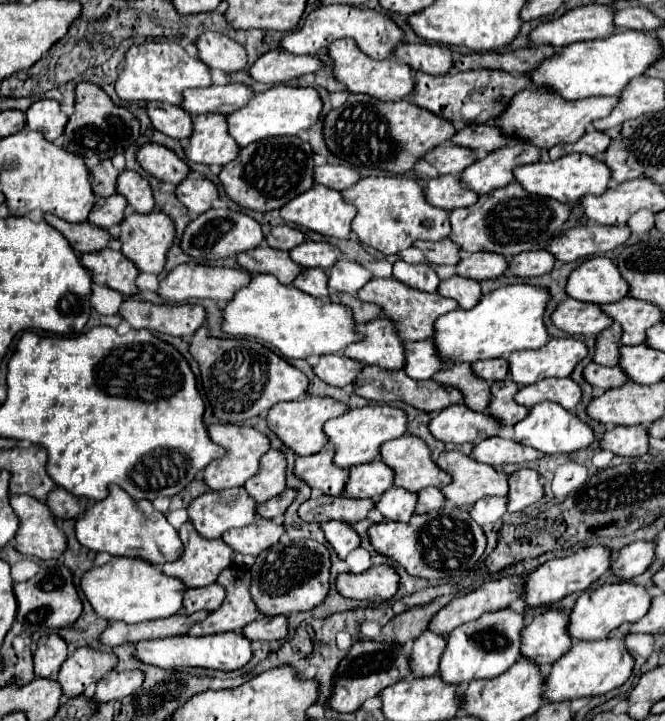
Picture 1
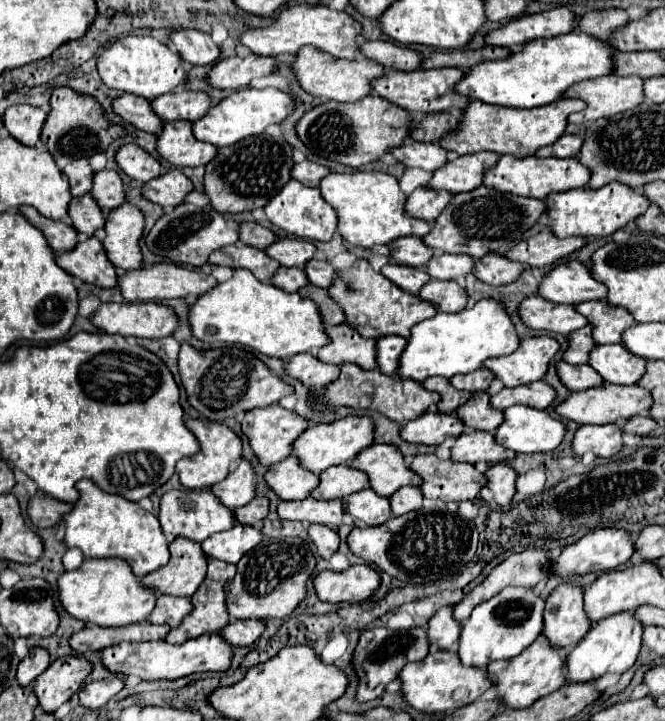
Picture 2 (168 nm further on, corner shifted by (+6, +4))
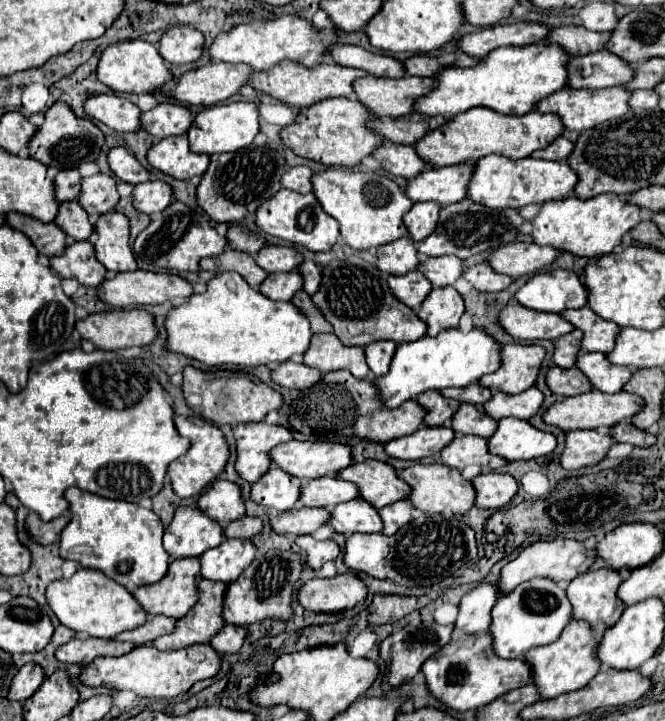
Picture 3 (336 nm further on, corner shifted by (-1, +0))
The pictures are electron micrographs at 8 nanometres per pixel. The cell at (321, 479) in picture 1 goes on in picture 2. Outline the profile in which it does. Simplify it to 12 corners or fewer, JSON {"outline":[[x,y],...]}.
{"outline":[[293,457],[269,467],[265,483],[281,501],[299,501],[315,489],[317,475]]}

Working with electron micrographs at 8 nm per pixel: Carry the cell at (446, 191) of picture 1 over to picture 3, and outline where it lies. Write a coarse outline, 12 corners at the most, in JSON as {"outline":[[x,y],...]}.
{"outline":[[414,203],[404,225],[416,243],[438,227],[434,203]]}

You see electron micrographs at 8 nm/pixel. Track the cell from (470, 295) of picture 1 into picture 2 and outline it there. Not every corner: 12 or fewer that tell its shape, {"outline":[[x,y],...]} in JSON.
{"outline":[[431,279],[419,297],[443,313],[459,313],[467,293],[455,281]]}

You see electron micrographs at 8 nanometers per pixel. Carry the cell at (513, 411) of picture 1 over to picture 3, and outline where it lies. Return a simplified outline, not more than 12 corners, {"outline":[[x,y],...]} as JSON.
{"outline":[[462,403],[452,419],[456,433],[490,439],[498,421]]}

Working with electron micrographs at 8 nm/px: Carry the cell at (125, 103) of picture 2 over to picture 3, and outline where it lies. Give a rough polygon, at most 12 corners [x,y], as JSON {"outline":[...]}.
{"outline":[[96,95],[84,103],[114,131],[140,131],[142,111],[120,95]]}

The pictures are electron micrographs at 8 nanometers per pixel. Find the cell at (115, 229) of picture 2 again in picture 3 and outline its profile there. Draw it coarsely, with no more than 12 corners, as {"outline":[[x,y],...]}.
{"outline":[[104,213],[94,227],[96,257],[108,271],[136,271],[130,221]]}

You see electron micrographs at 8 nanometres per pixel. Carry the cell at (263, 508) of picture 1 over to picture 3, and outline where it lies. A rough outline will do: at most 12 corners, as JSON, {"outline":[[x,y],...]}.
{"outline":[[242,517],[226,525],[226,537],[252,539],[262,531],[260,517]]}

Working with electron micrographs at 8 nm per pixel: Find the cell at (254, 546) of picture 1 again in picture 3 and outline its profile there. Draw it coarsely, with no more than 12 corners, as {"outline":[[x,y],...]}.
{"outline":[[226,539],[200,555],[204,579],[236,581],[256,545]]}

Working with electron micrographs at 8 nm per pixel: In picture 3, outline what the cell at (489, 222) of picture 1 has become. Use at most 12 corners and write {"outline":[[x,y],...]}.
{"outline":[[468,197],[440,211],[422,257],[468,259],[514,243],[518,209]]}

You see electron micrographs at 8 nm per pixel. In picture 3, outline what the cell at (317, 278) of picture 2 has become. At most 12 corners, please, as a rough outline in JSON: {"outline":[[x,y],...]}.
{"outline":[[304,261],[298,271],[304,275],[304,291],[314,295],[322,283],[322,269]]}

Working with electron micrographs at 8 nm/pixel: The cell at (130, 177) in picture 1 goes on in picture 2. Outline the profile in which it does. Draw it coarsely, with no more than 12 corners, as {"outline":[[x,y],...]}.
{"outline":[[109,169],[93,177],[91,197],[103,211],[125,203],[121,177]]}

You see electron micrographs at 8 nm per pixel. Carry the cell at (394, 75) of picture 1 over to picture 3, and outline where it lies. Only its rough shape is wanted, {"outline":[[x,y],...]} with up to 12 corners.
{"outline":[[280,61],[248,85],[292,107],[354,97],[362,69]]}

